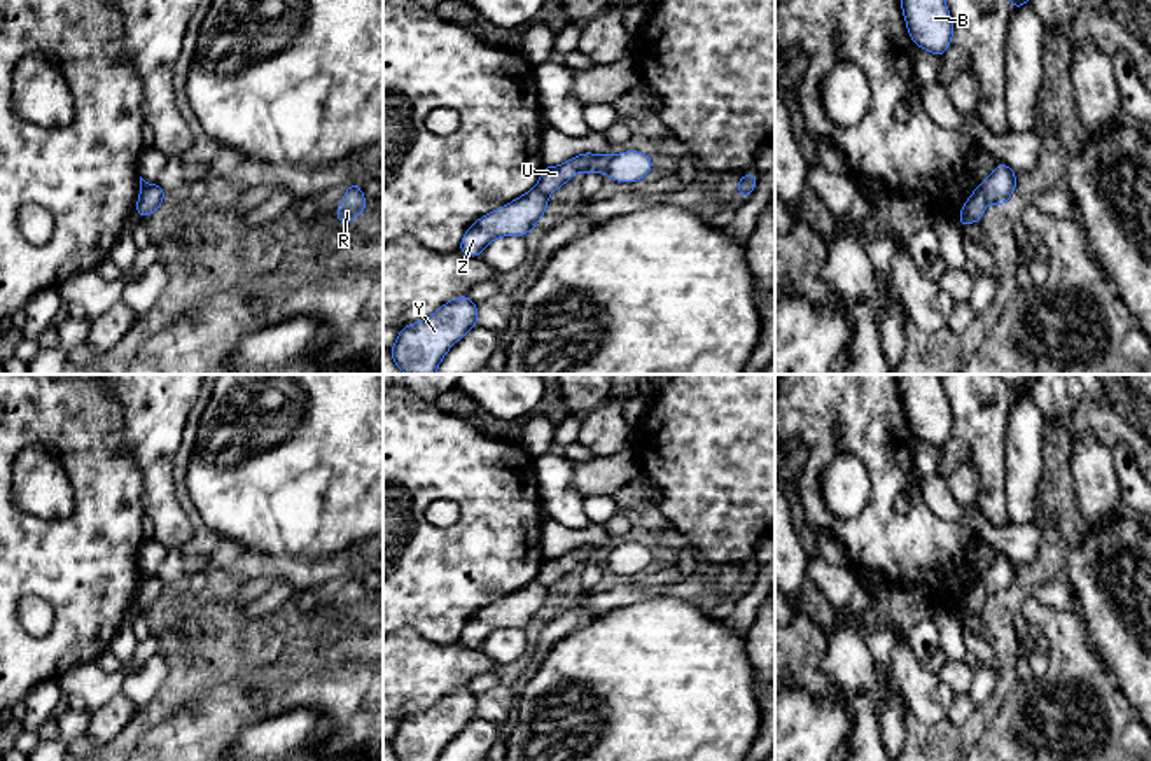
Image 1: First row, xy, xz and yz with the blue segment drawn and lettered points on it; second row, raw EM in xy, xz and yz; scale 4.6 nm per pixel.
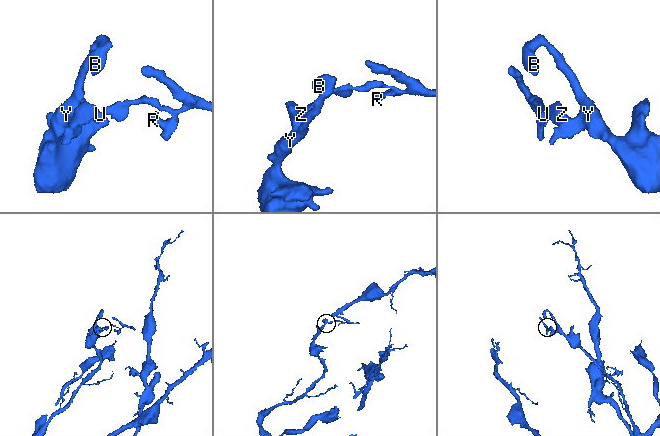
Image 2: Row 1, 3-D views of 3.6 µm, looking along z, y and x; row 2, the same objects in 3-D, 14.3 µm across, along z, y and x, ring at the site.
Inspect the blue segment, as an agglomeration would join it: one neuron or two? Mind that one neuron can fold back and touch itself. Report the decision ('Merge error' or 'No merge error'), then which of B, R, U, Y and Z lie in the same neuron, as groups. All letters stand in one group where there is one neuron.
Merge error. Groups: B Y Z / R U

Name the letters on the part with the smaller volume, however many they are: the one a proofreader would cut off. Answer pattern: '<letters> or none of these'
R, U

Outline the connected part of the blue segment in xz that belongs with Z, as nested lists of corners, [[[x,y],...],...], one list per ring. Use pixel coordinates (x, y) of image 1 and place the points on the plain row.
[[[532,581],[514,593],[483,607],[464,626],[460,644],[481,649],[481,644],[500,628],[525,628],[548,602],[548,588]]]

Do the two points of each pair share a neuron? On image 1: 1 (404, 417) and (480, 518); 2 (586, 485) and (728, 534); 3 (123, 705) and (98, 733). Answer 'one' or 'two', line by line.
1: one
2: two
3: one

